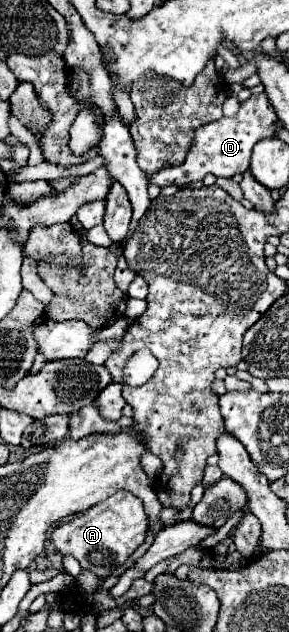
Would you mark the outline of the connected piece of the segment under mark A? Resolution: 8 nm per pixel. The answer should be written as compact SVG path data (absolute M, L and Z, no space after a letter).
M119 491L111 495L105 503L93 505L83 513L77 513L73 519L51 531L51 543L57 553L73 555L83 569L107 577L113 569L123 565L129 555L145 541L147 535L147 515L143 511L143 503L127 491Z

